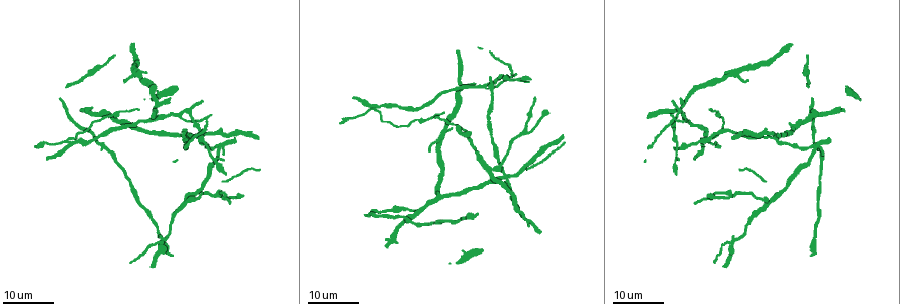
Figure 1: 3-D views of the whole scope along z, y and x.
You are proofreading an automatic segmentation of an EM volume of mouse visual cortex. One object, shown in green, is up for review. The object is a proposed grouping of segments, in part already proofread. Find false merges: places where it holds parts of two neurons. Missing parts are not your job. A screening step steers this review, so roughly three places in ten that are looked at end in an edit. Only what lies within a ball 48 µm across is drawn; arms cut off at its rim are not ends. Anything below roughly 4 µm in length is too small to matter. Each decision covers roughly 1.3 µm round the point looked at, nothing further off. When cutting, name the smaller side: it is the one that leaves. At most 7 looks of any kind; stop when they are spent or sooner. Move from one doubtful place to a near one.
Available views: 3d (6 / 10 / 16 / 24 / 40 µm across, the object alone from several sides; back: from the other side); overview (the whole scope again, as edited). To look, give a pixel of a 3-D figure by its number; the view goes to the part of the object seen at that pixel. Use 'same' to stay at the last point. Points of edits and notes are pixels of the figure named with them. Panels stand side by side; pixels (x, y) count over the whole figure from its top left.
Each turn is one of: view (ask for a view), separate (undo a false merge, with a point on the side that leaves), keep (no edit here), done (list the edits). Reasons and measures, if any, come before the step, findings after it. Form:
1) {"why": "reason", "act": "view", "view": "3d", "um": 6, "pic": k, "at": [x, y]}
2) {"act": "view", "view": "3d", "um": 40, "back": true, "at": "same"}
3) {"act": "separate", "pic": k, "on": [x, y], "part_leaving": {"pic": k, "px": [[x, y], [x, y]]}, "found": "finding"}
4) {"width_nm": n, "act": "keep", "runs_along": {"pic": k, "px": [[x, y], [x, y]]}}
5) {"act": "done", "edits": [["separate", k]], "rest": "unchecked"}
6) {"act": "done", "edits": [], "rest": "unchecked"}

{"why": "three arms meet", "act": "view", "view": "3d", "um": 16, "pic": 1, "at": [814, 151]}

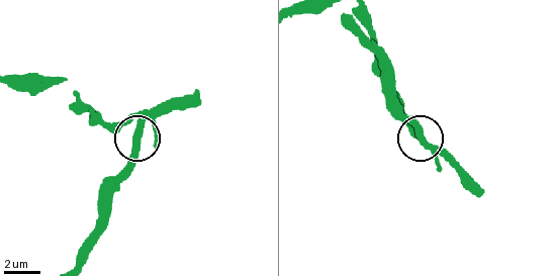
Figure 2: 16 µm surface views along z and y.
{"why": "zoom in", "act": "view", "view": "3d", "um": 10, "pic": 2, "at": [422, 140]}

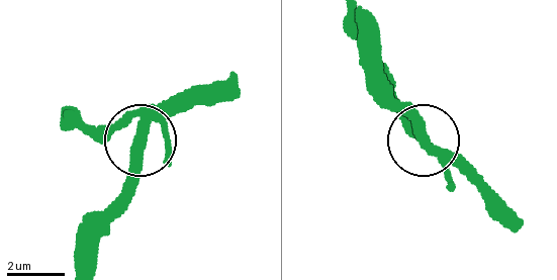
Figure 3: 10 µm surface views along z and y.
{"arms": 3, "act": "keep", "runs_along": {"pic": 3, "px": [[68, 114], [83, 123], [121, 123], [143, 133], [184, 97]]}, "found": "continuous, no second neuron"}

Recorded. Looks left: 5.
{"why": "three arms meet", "act": "view", "view": "3d", "um": 24, "pic": 1, "at": [188, 202]}

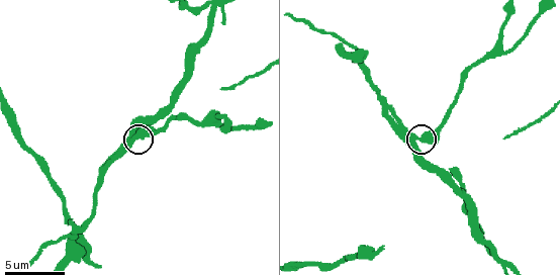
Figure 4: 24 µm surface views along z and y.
{"act": "view", "view": "3d", "um": 6, "pic": 4, "at": [137, 136]}

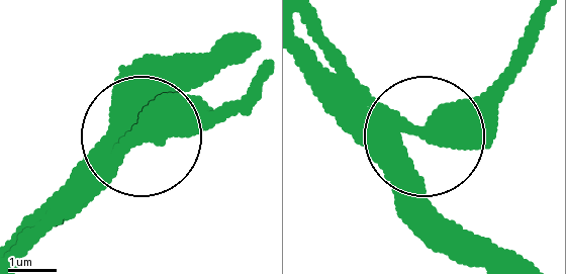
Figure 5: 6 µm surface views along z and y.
{"side_arm_um": 22, "act": "keep", "runs_along": {"pic": 5, "px": [[203, 63], [122, 148], [247, 111]]}, "found": "all the same neuron"}

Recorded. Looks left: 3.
{"why": "four arms meet", "act": "view", "view": "3d", "um": 24, "pic": 1, "at": [772, 138]}

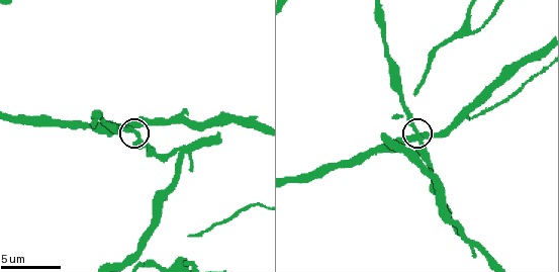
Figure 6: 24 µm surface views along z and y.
{"act": "view", "view": "3d", "um": 10, "pic": 6, "at": [137, 128]}

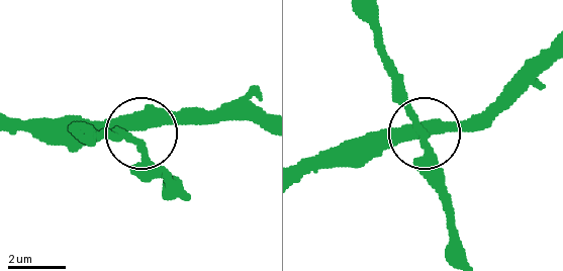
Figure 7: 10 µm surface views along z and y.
{"width_nm": 410, "act": "keep", "runs_along": {"pic": 7, "px": [[359, 11], [373, 33], [392, 98], [421, 130], [427, 169]]}, "found": "one neuron here"}

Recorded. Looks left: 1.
{"why": "a fork", "act": "view", "view": "3d", "um": 16, "pic": 6, "at": [466, 32]}

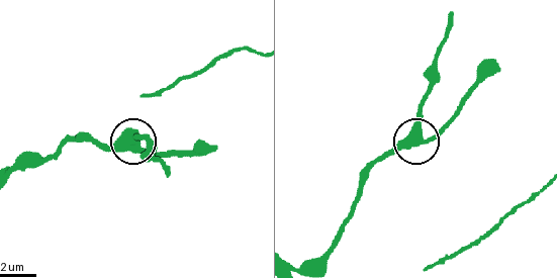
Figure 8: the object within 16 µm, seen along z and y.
{"width_nm": 420, "act": "keep", "runs_along": {"pic": 8, "px": [[313, 264], [363, 178], [399, 148], [448, 125]]}, "found": "all the same neuron"}

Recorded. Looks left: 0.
{"act": "done", "edits": [], "rest": "unchecked"}

